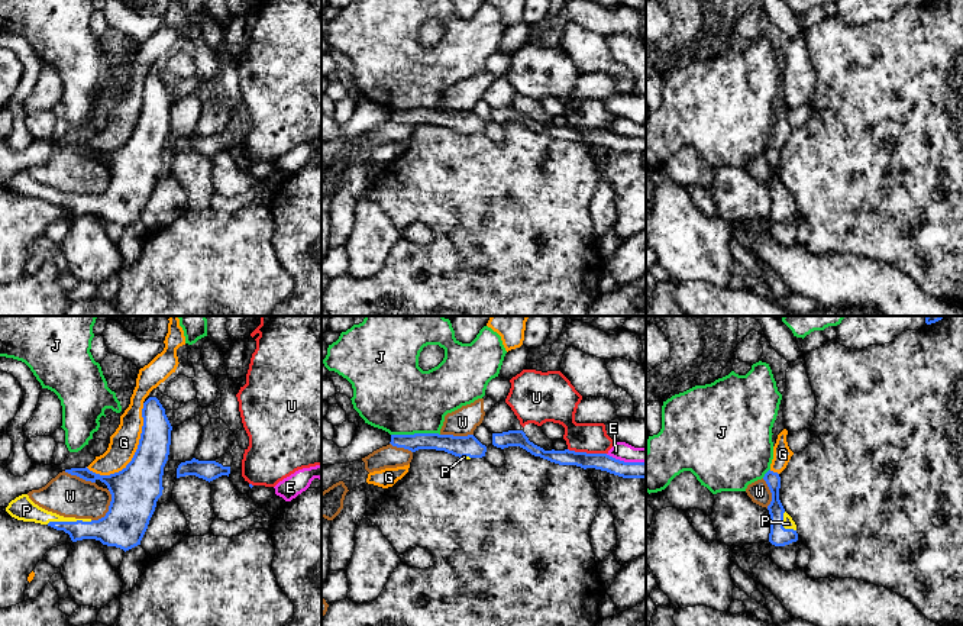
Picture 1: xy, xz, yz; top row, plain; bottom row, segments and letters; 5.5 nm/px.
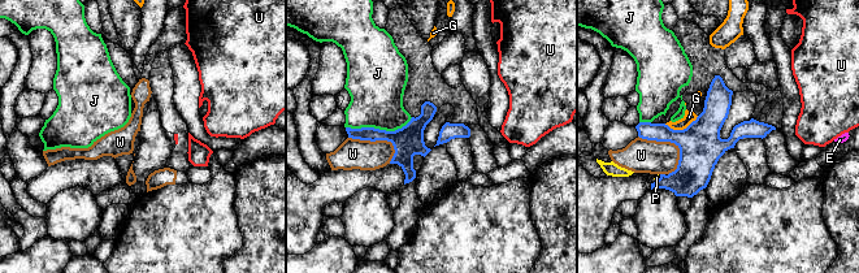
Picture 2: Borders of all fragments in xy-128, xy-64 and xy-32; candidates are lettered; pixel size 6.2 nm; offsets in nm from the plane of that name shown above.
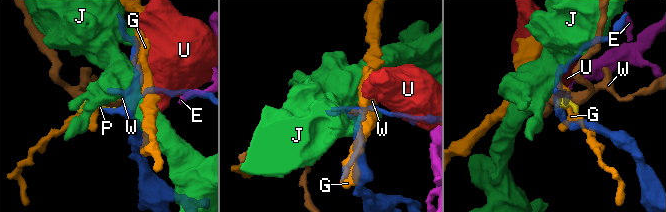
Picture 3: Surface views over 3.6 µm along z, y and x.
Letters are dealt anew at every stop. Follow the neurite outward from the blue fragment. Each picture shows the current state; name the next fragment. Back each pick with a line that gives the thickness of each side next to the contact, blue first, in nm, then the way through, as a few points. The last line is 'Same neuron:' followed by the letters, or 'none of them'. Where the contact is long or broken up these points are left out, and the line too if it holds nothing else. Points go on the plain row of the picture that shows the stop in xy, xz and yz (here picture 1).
P: 170 nm thick on the blue side, 120 nm on the other
Same neuron: P

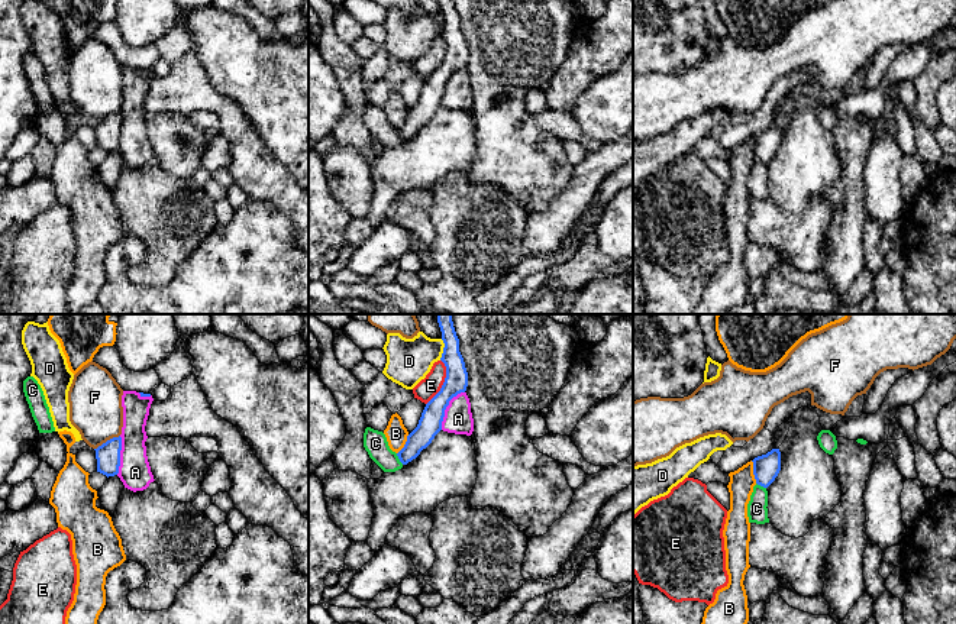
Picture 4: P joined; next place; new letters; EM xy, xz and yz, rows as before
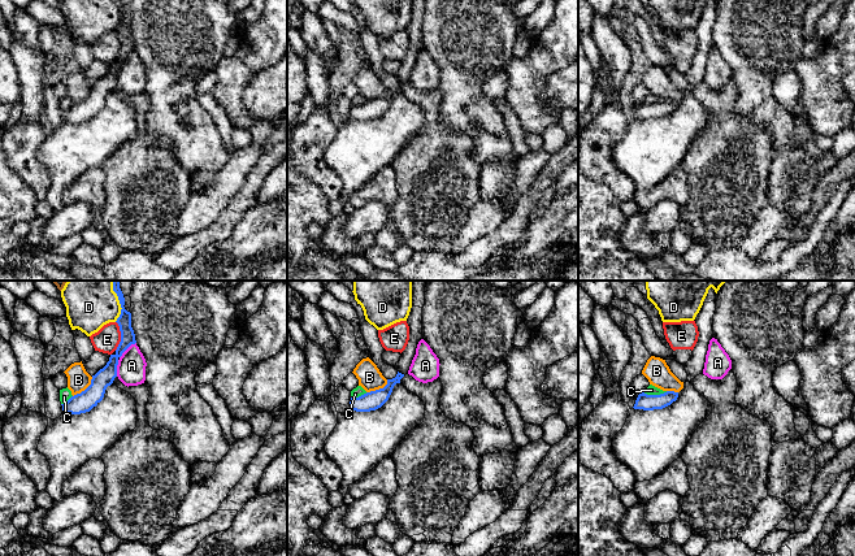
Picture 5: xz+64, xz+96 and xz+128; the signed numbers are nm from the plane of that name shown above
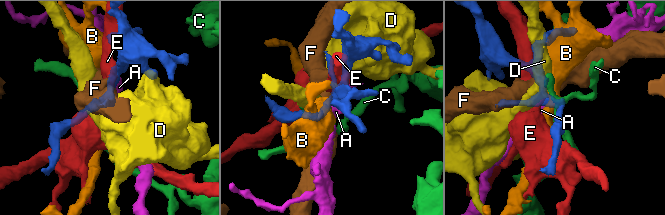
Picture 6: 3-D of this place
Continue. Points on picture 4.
Same neuron: none of them

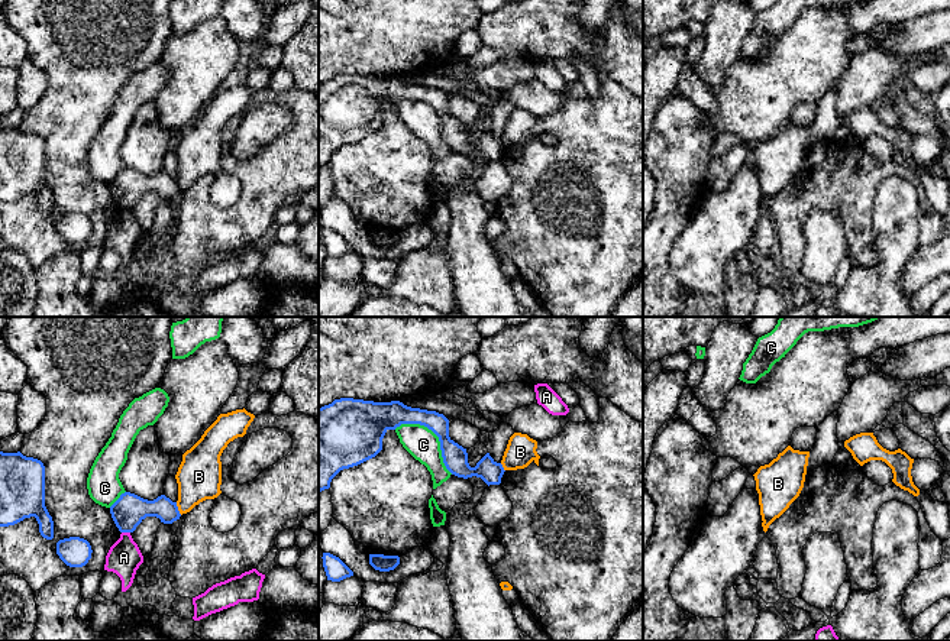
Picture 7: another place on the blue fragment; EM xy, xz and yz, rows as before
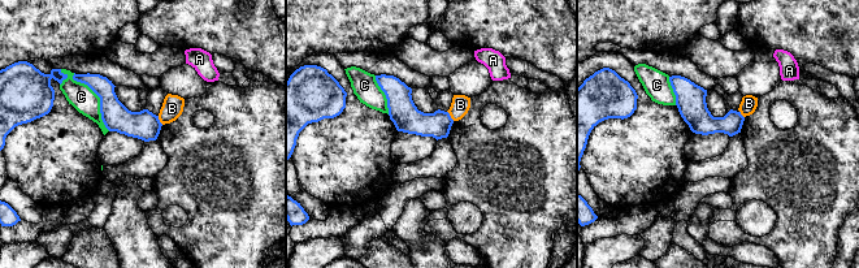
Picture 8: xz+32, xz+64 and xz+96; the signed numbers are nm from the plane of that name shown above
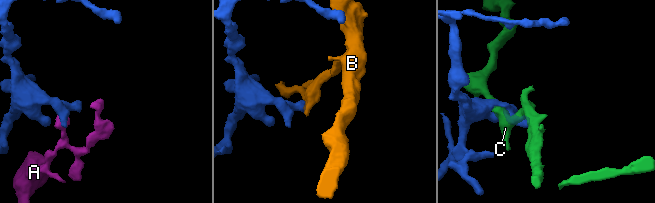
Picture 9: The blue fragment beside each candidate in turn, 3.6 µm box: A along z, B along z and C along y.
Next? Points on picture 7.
Same neuron: none of them

